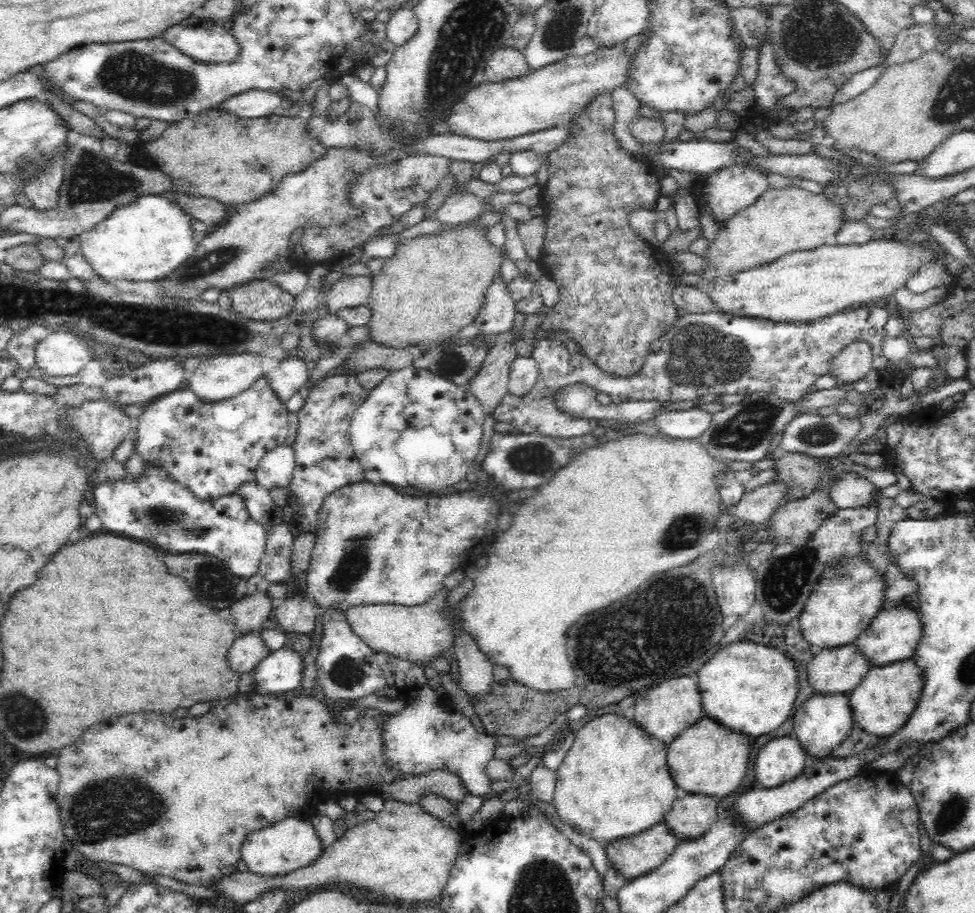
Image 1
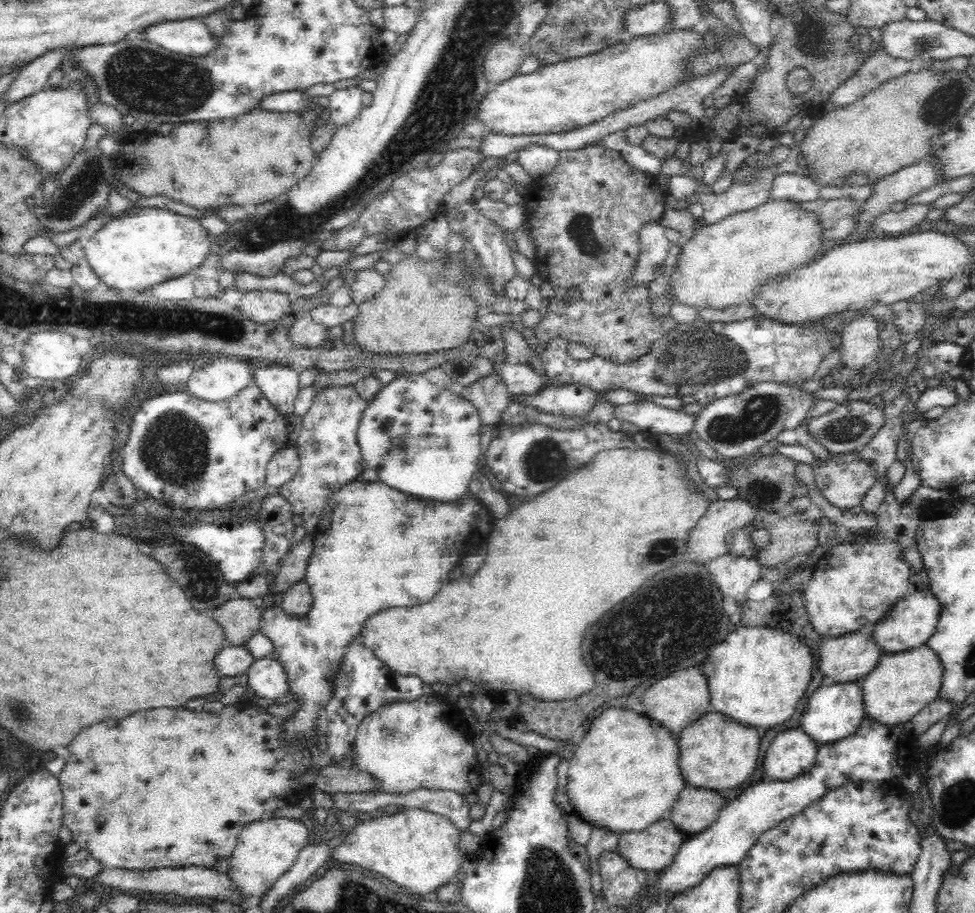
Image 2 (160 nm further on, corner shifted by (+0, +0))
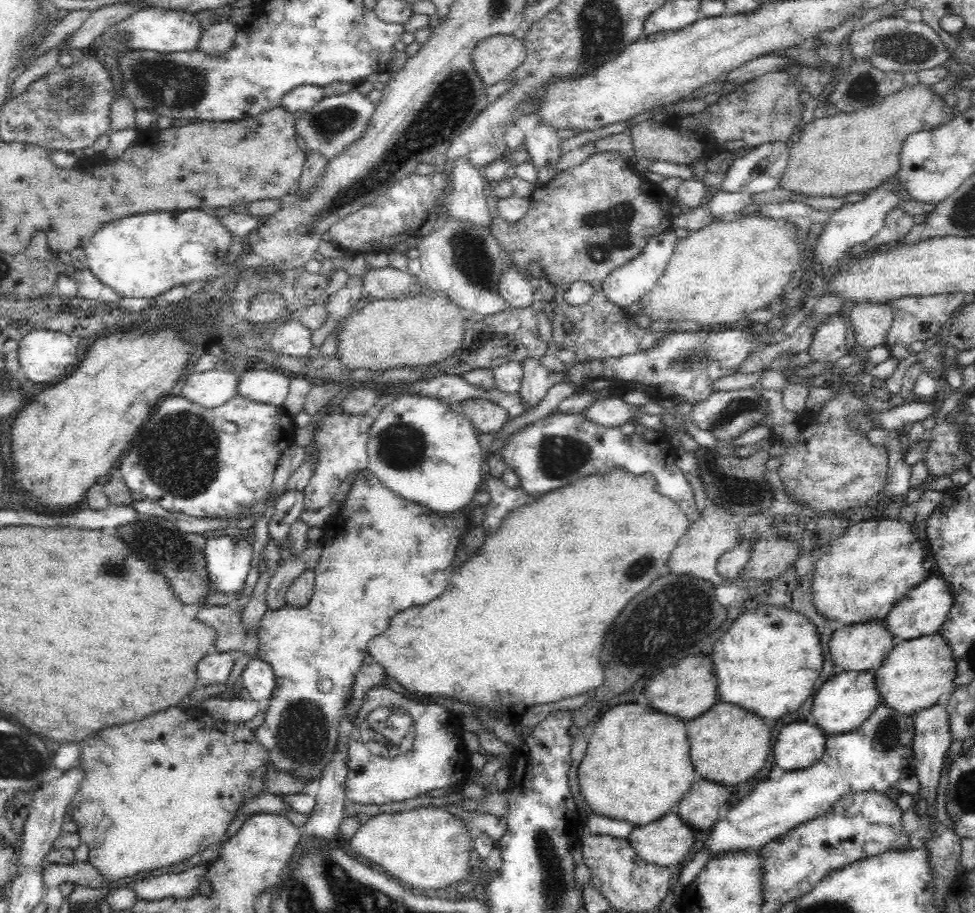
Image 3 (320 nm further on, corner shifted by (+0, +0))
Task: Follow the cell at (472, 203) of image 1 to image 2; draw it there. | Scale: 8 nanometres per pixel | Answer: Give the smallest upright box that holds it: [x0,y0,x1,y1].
[474,194,527,234]

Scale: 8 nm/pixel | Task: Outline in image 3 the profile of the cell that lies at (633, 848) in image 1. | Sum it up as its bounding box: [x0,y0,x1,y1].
[627,811,695,868]

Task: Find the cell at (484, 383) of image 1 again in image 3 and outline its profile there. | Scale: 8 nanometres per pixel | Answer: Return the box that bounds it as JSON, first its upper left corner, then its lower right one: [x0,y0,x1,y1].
[457,400,510,435]

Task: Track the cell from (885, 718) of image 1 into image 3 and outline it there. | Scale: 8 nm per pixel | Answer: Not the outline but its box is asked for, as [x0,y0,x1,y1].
[874,632,955,716]

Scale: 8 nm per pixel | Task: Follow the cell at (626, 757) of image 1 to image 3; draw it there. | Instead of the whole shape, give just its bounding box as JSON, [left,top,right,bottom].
[577,704,695,827]

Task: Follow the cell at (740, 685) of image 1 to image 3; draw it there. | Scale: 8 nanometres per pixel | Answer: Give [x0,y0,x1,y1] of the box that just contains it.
[712,605,823,720]

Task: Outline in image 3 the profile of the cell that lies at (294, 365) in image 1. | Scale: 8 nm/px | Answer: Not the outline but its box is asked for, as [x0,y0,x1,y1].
[237,367,290,407]

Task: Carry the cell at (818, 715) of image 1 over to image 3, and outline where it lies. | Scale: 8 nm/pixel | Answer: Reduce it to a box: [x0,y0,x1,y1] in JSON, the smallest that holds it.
[809,671,880,735]

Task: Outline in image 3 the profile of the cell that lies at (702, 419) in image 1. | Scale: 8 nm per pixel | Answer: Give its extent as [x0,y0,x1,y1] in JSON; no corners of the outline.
[580,397,642,427]

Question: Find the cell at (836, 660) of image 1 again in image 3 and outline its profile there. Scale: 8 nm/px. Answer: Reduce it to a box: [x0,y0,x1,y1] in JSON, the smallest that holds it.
[828,620,895,674]

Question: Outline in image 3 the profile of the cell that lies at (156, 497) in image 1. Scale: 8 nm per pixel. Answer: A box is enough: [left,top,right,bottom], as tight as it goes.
[206,534,252,594]

